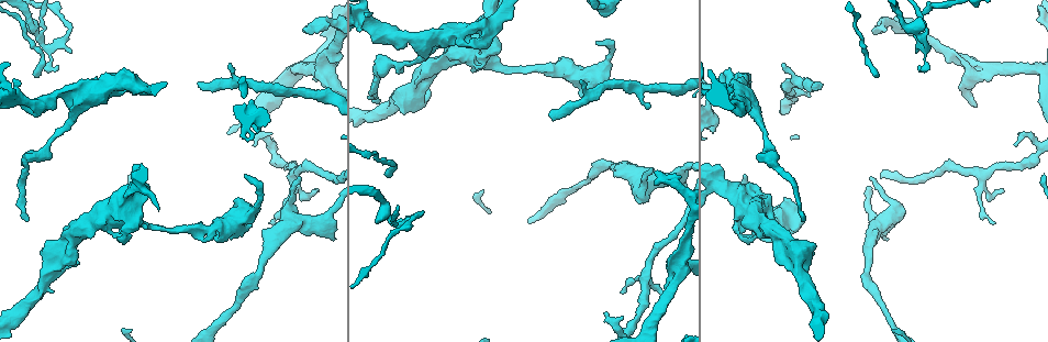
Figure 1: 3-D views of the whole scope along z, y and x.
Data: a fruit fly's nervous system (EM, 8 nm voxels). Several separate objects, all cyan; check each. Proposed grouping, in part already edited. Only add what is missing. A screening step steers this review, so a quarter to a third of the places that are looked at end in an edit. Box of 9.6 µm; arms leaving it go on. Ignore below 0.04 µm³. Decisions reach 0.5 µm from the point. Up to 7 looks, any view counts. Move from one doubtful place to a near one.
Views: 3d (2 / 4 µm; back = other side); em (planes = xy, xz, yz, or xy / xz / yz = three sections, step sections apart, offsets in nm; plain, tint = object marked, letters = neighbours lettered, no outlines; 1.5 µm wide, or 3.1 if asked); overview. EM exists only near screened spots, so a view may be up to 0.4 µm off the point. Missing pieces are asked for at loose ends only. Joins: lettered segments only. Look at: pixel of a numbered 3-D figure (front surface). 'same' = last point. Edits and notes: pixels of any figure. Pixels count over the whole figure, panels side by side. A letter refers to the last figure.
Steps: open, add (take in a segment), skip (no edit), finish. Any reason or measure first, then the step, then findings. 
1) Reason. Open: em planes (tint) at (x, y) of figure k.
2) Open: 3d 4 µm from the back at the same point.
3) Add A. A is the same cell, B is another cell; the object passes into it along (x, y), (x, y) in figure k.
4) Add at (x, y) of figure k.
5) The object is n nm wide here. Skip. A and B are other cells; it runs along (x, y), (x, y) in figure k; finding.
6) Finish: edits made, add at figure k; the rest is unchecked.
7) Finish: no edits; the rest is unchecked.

Free end. Open: 3d 4 µm at (209, 239) of figure 1.

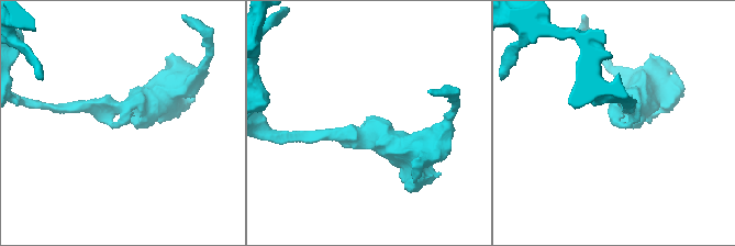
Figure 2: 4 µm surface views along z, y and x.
Now the EM. Open: em xy step 4 (letters) at (368, 117) of figure 2.

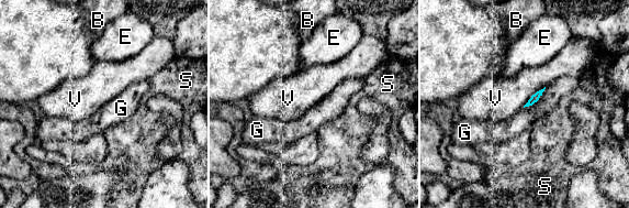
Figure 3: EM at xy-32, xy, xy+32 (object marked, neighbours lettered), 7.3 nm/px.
Cut it another way. Open: em planes (letters) at the same point.

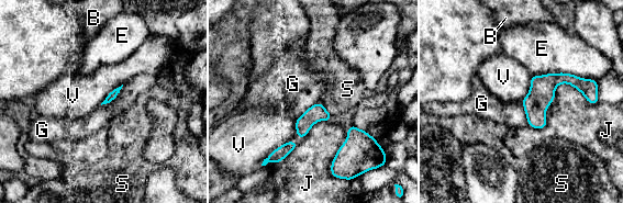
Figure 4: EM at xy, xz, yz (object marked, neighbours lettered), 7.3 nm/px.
Skip. B, E, G, J, S and V are other cells; a border runs along (531, 76), (530, 91), (521, 101) in figure 4; none of them fits.

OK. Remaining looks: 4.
Long arm stops here. Open: em planes (letters) at (377, 101) of figure 1.

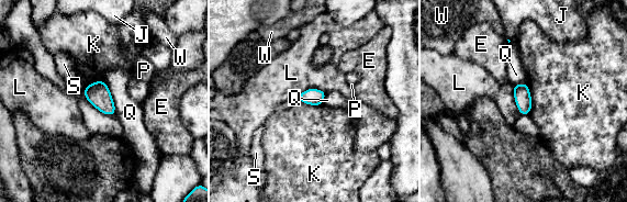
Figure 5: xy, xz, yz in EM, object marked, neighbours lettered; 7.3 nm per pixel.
Skip. E, J, K, L, P, Q, S and W are other cells; a border runs along (527, 85), (530, 97), (530, 113) in figure 5; no lettered segment goes on from it.

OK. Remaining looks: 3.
Open: 3d 4 µm at (197, 84) of figure 1.

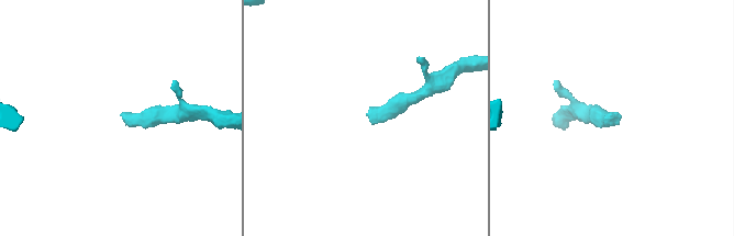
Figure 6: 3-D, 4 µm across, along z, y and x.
Now the EM. Open: em planes (letters) at (615, 115) of figure 6.

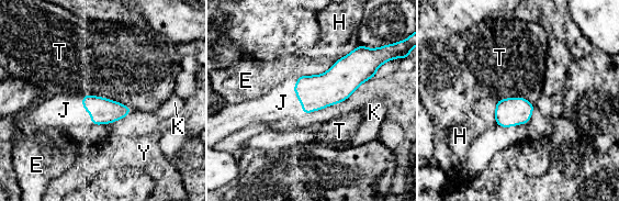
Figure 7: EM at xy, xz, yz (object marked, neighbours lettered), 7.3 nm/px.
The longest contact is with H, 480 nm. Add at (281, 102) of figure 7. J is the same cell, E, H, K, T and Y are other cells; it goes on there.

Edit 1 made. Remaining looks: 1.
Finish: edits made, add at figure 7; the rest is unchecked.

